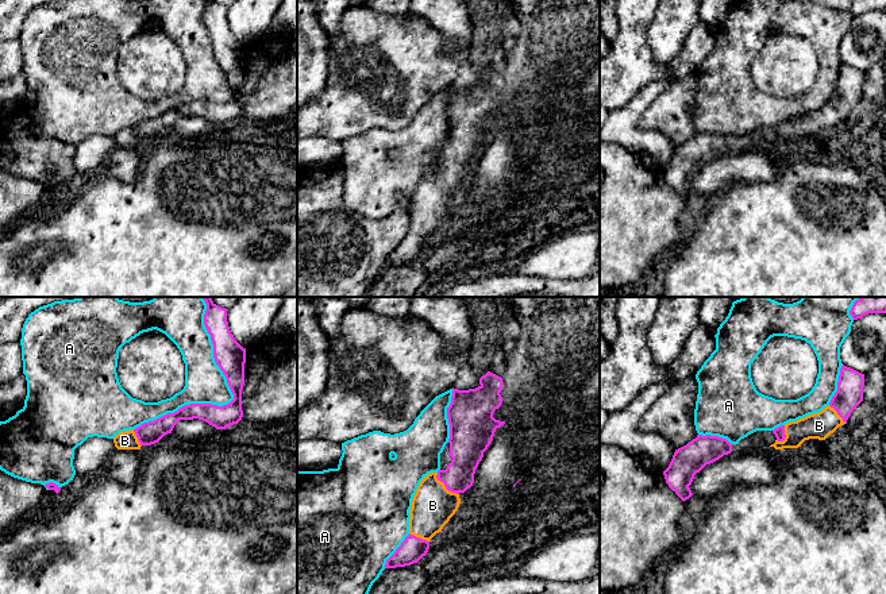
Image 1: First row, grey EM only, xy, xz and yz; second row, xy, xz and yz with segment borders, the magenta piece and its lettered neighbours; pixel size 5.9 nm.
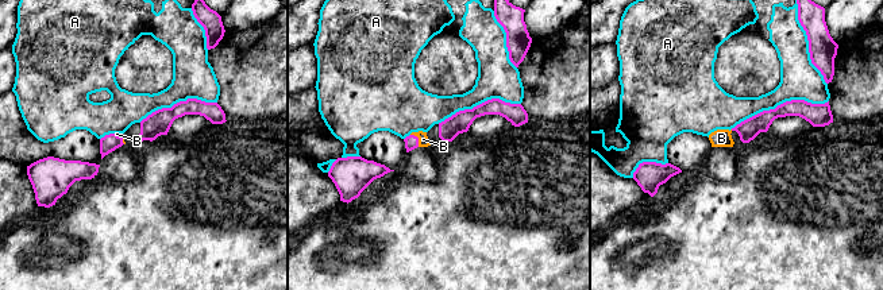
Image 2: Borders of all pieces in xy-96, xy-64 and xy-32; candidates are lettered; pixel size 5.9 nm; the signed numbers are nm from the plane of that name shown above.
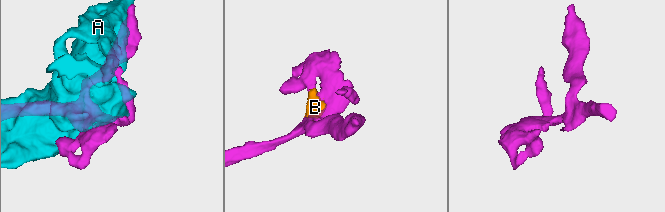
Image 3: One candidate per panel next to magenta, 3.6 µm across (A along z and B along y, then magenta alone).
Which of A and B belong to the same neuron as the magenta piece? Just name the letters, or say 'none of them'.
B

